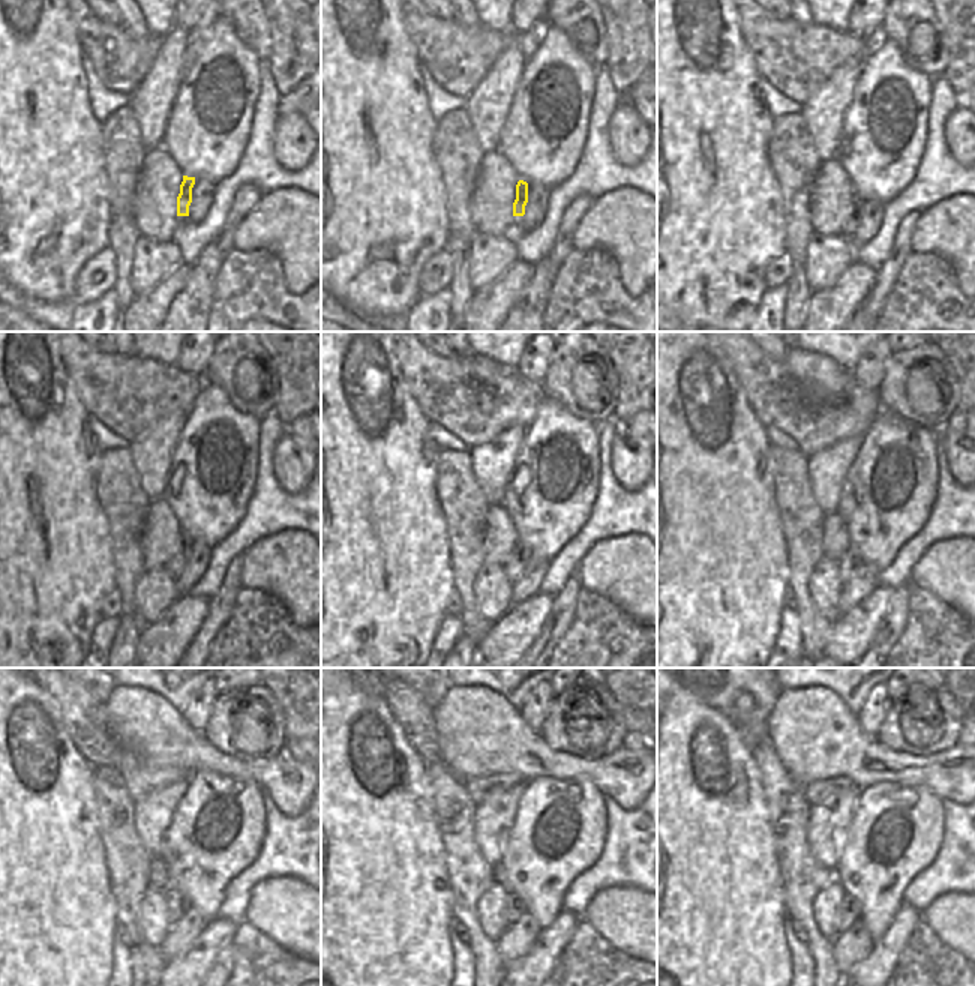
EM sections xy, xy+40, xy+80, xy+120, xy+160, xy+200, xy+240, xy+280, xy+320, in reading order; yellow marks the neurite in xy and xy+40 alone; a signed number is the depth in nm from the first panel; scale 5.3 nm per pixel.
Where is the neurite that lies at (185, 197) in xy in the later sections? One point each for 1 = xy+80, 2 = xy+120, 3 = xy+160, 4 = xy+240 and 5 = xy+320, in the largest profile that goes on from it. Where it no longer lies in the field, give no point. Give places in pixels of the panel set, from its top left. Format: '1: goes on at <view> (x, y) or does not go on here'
1: goes on at xy+80 (852, 222)
2: goes on at xy+120 (176, 566)
3: goes on at xy+160 (518, 559)
4: goes on at xy+240 (177, 902)
5: goes on at xy+320 (849, 910)

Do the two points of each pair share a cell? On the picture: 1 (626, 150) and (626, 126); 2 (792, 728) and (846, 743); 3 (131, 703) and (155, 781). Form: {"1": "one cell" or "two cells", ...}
{"1": "one cell", "2": "one cell", "3": "two cells"}

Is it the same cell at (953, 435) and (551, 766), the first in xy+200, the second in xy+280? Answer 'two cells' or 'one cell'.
one cell

